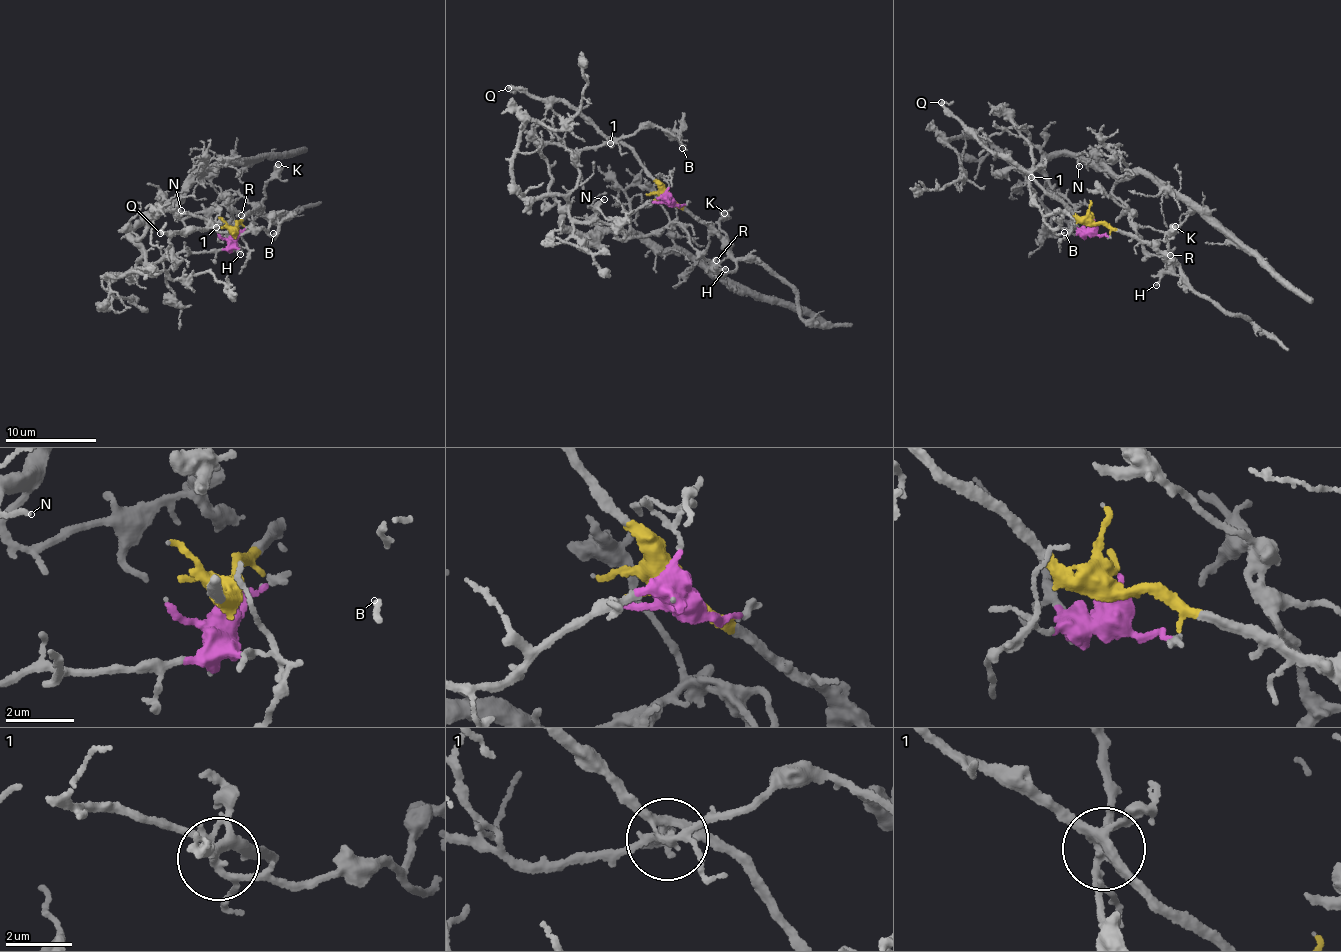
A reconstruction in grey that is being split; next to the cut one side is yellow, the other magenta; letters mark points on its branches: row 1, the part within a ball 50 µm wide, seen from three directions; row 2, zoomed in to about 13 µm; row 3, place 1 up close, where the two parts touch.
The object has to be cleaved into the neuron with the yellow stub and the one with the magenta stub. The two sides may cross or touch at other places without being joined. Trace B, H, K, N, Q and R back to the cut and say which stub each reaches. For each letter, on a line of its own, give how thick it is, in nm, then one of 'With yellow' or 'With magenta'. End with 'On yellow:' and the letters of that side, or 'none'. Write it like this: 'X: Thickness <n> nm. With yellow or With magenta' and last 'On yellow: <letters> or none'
B: Thickness 150 nm. With magenta
H: Thickness 150 nm. With yellow
K: Thickness 550 nm. With yellow
N: Thickness 120 nm. With magenta
Q: Thickness 240 nm. With yellow
R: Thickness 150 nm. With yellow
On yellow: H, K, Q, R

